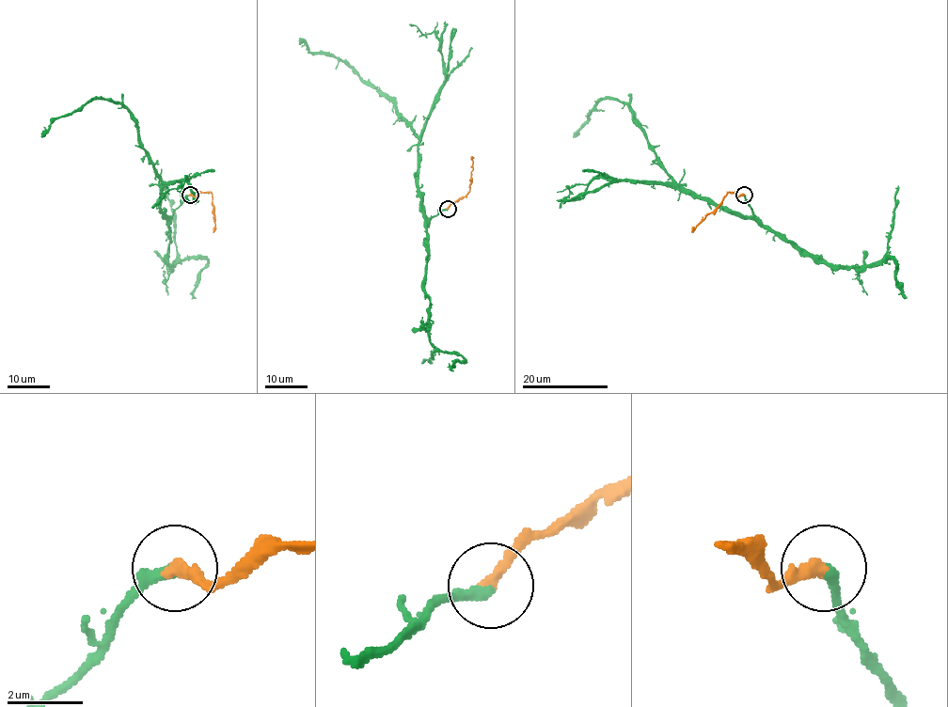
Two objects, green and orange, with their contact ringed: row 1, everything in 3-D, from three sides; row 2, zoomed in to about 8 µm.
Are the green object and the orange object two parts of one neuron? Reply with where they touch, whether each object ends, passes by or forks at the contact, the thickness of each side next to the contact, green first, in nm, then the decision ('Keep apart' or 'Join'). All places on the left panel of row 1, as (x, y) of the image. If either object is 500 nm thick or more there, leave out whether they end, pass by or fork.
Place: (190, 195). At the ring green ends. At the ring orange ends. Thickness 320 nm (green) against 320 nm. Join

